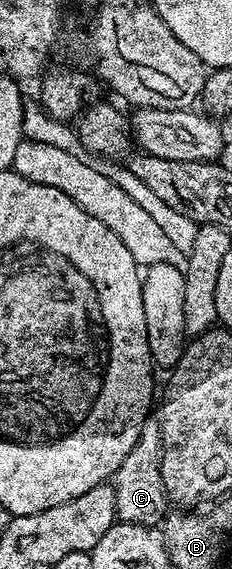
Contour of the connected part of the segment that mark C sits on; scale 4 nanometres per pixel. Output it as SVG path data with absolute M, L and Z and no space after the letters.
M147 419L142 425L132 451L124 455L124 463L114 472L112 484L116 495L117 520L123 525L148 525L158 527L166 520L168 498L160 475L162 458L162 427L157 420Z

